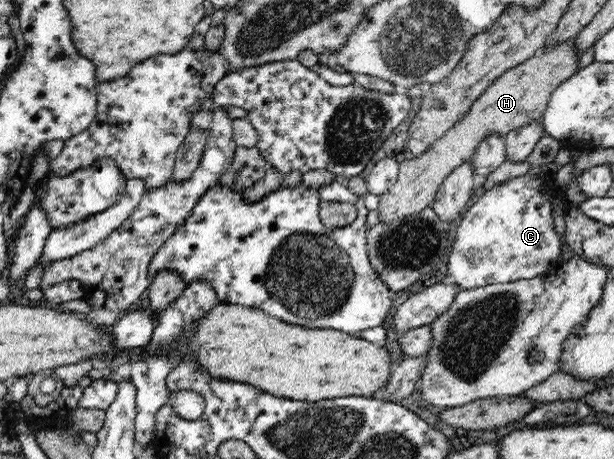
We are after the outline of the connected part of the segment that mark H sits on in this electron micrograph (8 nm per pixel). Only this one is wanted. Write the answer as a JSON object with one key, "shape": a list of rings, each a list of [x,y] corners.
{"shape":[[[572,40],[556,47],[538,50],[535,56],[523,64],[506,70],[483,94],[471,104],[463,115],[442,138],[414,160],[400,163],[400,172],[395,184],[380,196],[379,220],[385,224],[397,218],[415,215],[432,206],[440,184],[455,172],[455,168],[471,163],[474,151],[487,136],[505,138],[509,132],[541,120],[553,91],[577,70],[578,58]]]}

